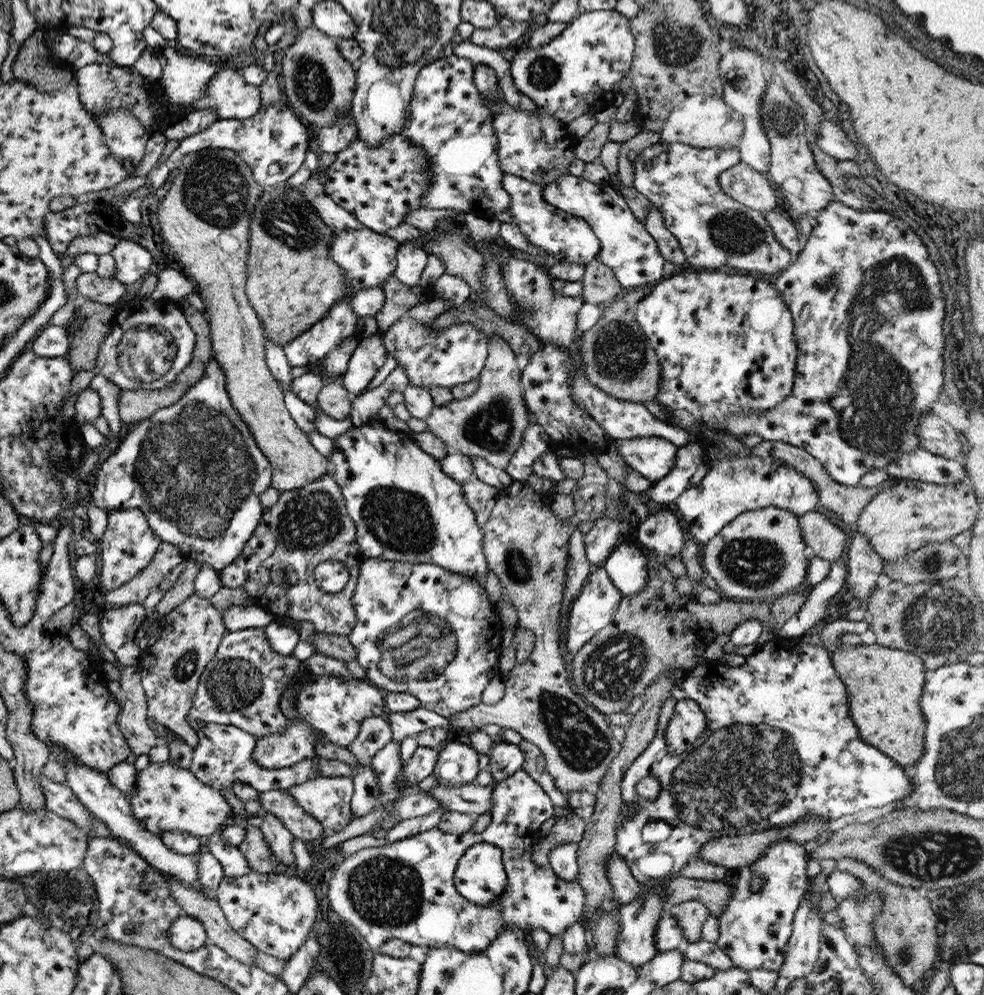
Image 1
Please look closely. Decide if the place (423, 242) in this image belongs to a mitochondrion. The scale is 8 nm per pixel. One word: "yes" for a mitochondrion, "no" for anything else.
no

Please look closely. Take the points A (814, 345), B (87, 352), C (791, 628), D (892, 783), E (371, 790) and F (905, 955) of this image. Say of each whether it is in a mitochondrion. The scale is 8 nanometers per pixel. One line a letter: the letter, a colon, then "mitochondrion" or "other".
A: other
B: other
C: other
D: other
E: other
F: mitochondrion

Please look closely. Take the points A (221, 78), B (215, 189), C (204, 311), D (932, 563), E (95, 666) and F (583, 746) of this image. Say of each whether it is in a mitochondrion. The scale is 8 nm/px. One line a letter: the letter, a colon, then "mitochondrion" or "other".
A: other
B: mitochondrion
C: other
D: mitochondrion
E: other
F: mitochondrion

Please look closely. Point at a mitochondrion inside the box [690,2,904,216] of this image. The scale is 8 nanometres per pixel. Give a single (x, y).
(784, 116)

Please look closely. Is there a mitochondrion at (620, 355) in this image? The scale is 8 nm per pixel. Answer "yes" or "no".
yes

